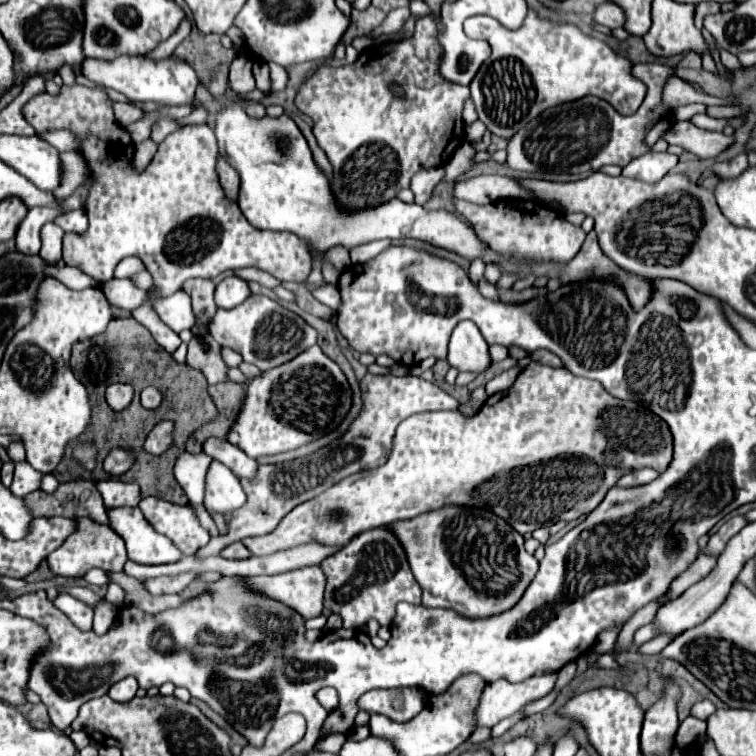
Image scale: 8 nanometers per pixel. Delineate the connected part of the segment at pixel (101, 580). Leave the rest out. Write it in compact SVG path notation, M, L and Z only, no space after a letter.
M99 568L90 569L85 574L84 579L88 584L96 584L96 586L102 586L102 584L108 584L108 582L110 582L108 574Z

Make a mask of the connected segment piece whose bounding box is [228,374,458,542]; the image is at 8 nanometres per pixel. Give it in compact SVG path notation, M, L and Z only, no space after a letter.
M366 374L360 380L360 390L362 390L362 412L334 444L324 446L312 452L310 456L298 460L282 464L260 464L252 480L240 478L248 500L242 508L234 510L228 516L228 532L234 532L234 542L246 536L262 536L272 532L280 524L280 520L298 504L322 494L324 490L328 490L330 486L334 486L336 482L340 482L350 474L382 466L390 456L396 426L414 412L458 408L458 402L442 388L412 374L406 374L402 378L390 374L380 376Z

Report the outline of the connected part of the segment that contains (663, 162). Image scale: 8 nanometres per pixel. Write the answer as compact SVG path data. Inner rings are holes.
M648 152L626 164L622 168L622 176L638 178L642 182L654 184L660 178L664 178L676 164L678 164L678 156L670 152Z

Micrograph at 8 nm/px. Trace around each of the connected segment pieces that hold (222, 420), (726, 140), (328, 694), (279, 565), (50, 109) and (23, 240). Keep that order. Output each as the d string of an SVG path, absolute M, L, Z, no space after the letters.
M226 380L226 382L218 382L214 386L208 386L208 394L214 398L218 416L212 422L202 424L196 430L196 436L188 438L188 442L186 442L188 452L202 452L202 442L210 436L218 436L218 438L226 436L226 432L230 430L230 426L236 420L236 412L242 404L244 388L242 388L242 384Z
M674 122L664 134L668 144L678 144L700 158L716 158L734 144L734 136L702 130L692 122Z
M322 688L320 692L316 692L316 698L318 698L318 702L322 706L326 706L328 712L332 712L336 708L336 704L338 704L338 694L336 694L334 688Z
M308 542L302 546L294 546L270 556L250 556L246 560L226 560L222 556L212 556L212 558L204 558L198 560L196 556L184 556L178 562L172 564L162 564L162 566L140 566L140 564L132 564L130 560L124 566L124 572L138 578L138 580L148 580L148 578L156 578L156 576L174 576L186 570L194 570L198 574L208 572L208 570L216 570L222 576L262 576L262 574L280 574L280 572L288 572L288 570L296 570L296 568L304 568L304 566L312 566L312 564L320 564L324 558L336 554L342 546L326 546L326 544L318 544L318 542Z
M80 84L62 86L56 96L42 92L30 98L22 108L24 118L34 126L36 136L42 138L48 130L70 130L80 140L80 152L86 158L92 184L84 204L90 228L84 234L65 233L62 242L62 259L68 266L74 266L94 278L96 282L107 282L114 277L113 271L124 256L138 256L146 270L152 274L154 300L158 296L170 296L182 288L188 278L216 278L218 274L234 268L254 266L260 268L282 282L304 282L310 274L310 252L306 242L296 234L282 236L278 232L256 230L240 212L238 204L228 200L218 174L216 174L216 136L208 126L185 126L178 132L166 136L158 146L152 162L144 172L134 172L132 168L132 138L126 128L114 120L112 100L104 88L88 88Z
M32 208L28 210L26 218L22 220L15 242L18 252L22 254L38 254L41 248L40 228L46 222L52 222L56 216L60 216L60 210L54 208Z

